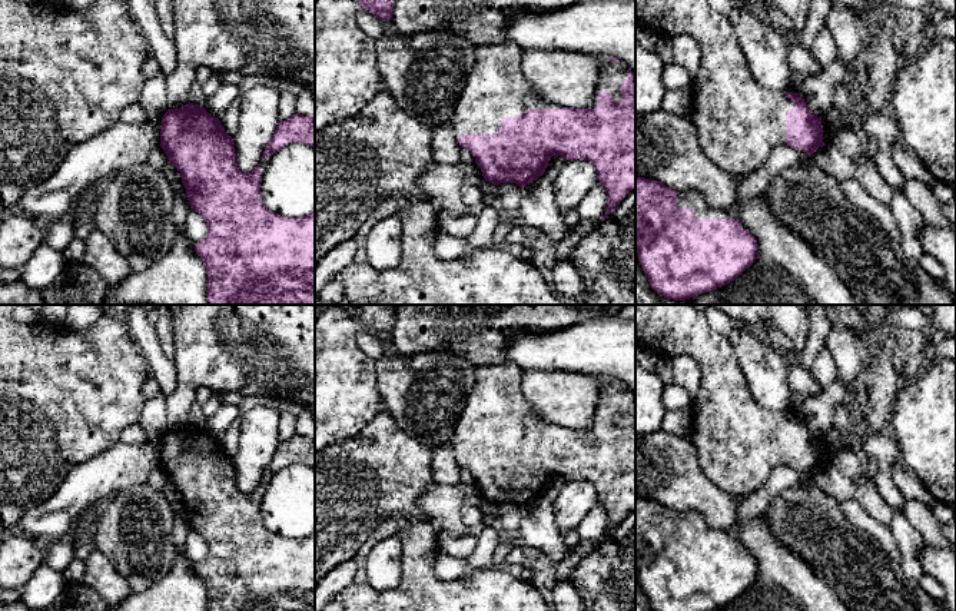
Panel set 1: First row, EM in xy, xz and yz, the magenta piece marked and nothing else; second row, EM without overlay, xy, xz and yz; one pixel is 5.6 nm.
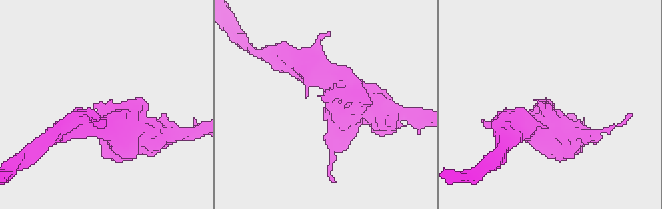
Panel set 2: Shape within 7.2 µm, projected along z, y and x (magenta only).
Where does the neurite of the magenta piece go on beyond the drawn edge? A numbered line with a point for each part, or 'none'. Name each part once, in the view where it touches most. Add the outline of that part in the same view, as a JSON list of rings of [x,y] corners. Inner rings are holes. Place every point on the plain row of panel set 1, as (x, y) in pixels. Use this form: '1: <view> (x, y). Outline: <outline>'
1: xz (495, 407). Outline: [[[511,363],[477,366],[475,383],[461,414],[451,446],[461,455],[492,455],[502,438],[530,429],[558,429],[540,418],[521,392],[522,371]]]

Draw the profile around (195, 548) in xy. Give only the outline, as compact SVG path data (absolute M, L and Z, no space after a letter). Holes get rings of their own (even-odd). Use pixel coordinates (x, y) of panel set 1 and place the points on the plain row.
M193 529L189 531L186 544L185 544L185 555L190 562L197 565L203 561L208 554L208 545L205 539Z

